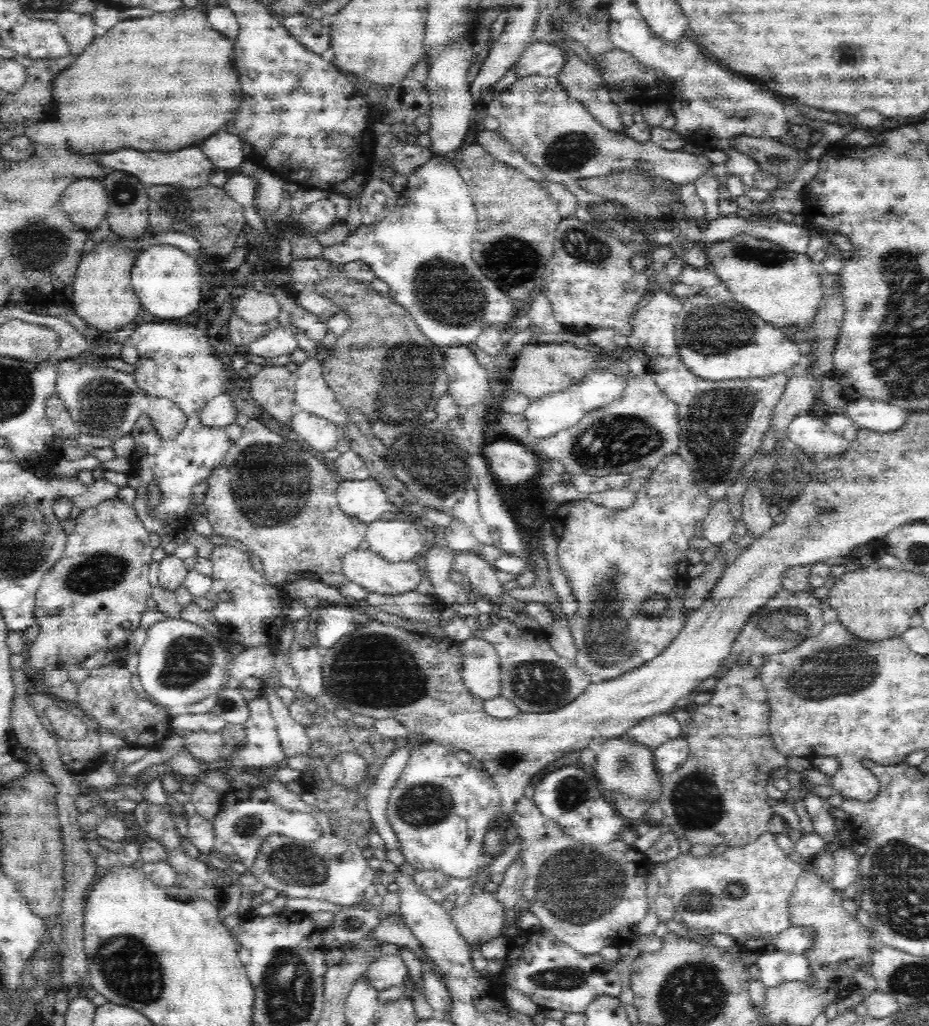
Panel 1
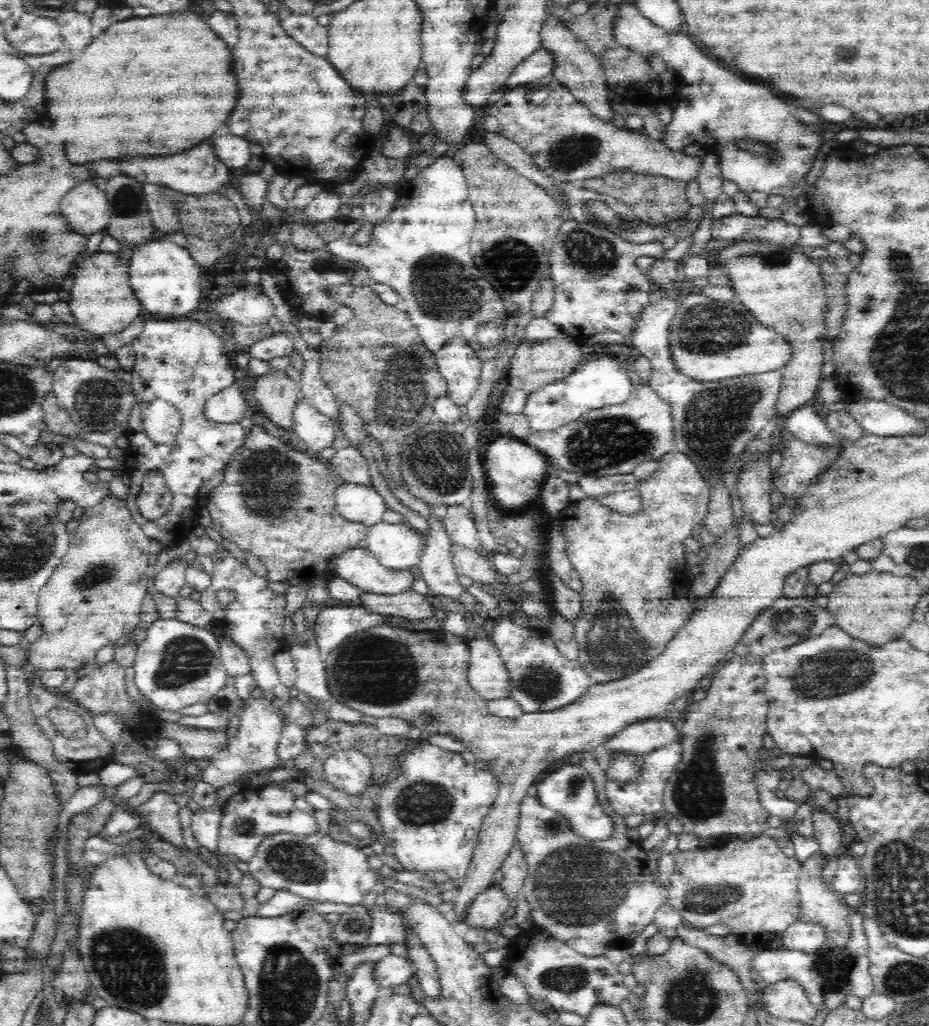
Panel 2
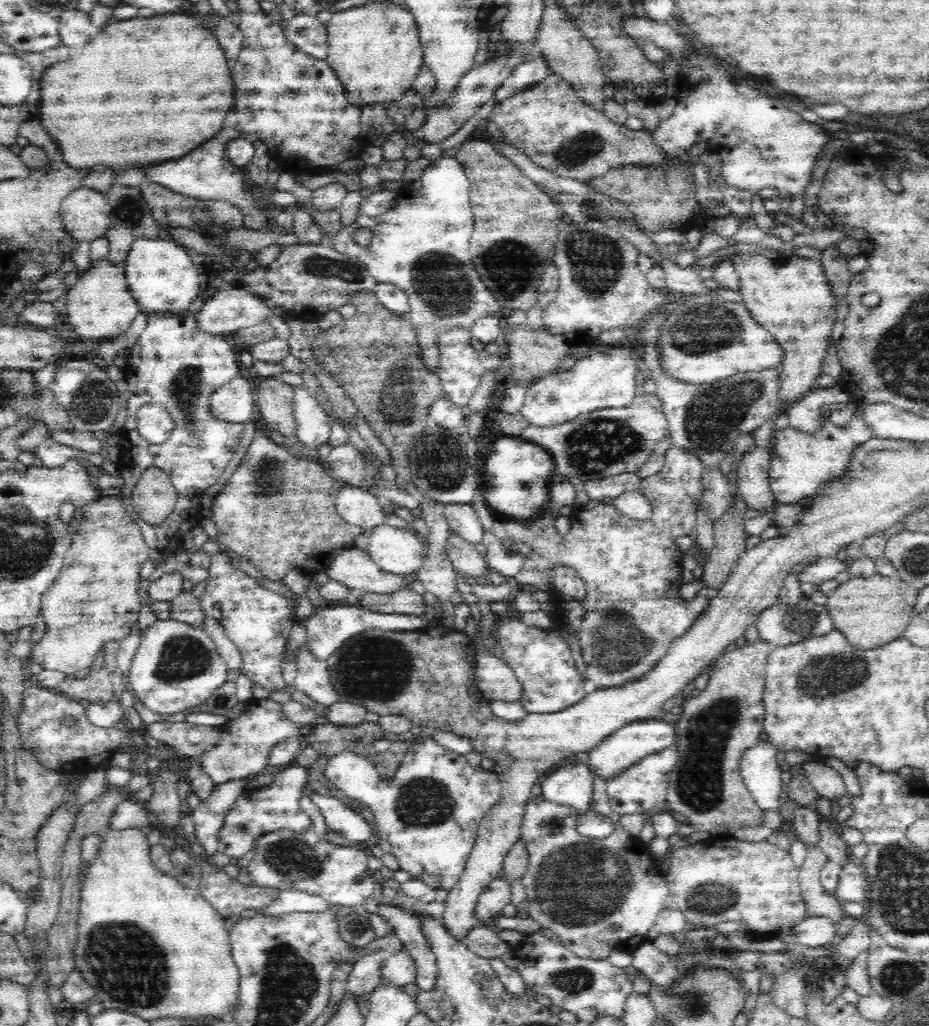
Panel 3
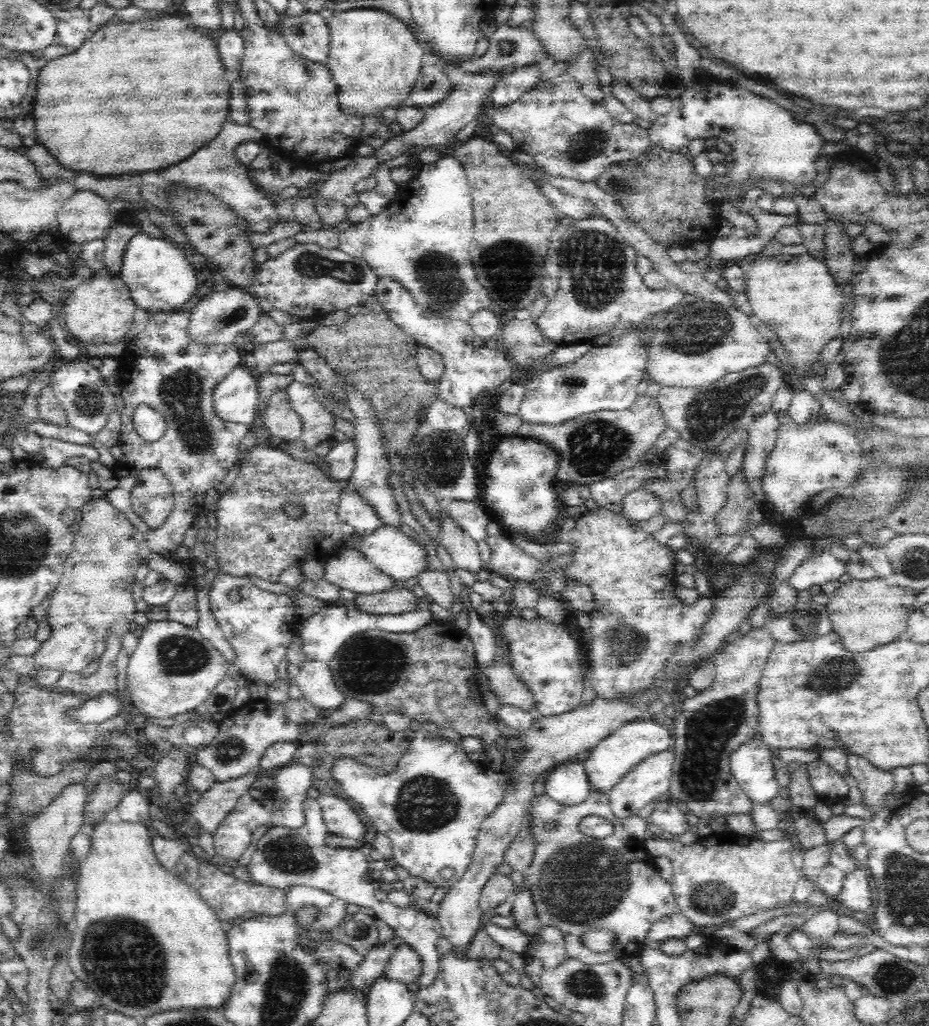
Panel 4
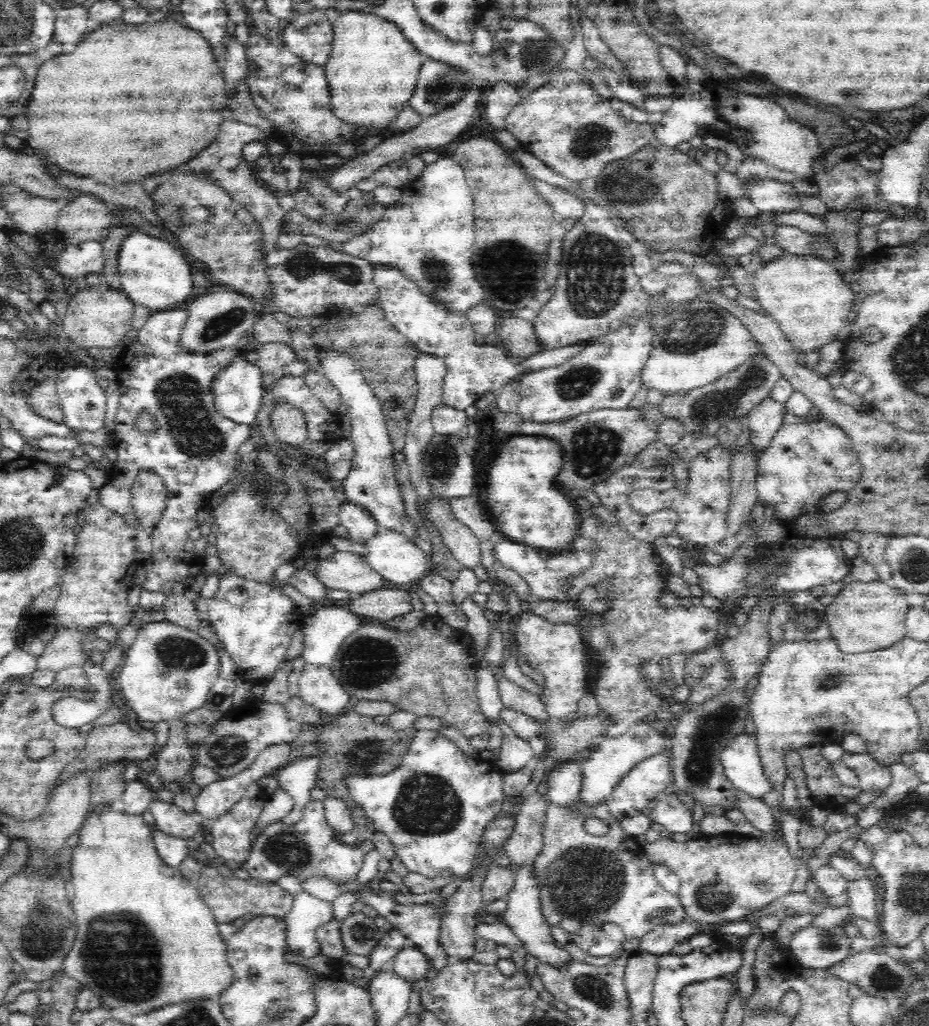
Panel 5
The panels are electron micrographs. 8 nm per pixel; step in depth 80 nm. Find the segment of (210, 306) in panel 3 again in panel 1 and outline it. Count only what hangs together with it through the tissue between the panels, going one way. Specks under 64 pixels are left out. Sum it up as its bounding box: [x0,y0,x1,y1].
[233,286,280,324]

